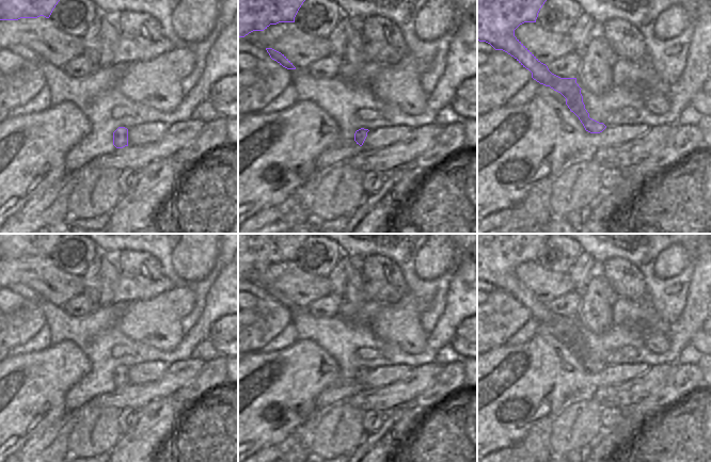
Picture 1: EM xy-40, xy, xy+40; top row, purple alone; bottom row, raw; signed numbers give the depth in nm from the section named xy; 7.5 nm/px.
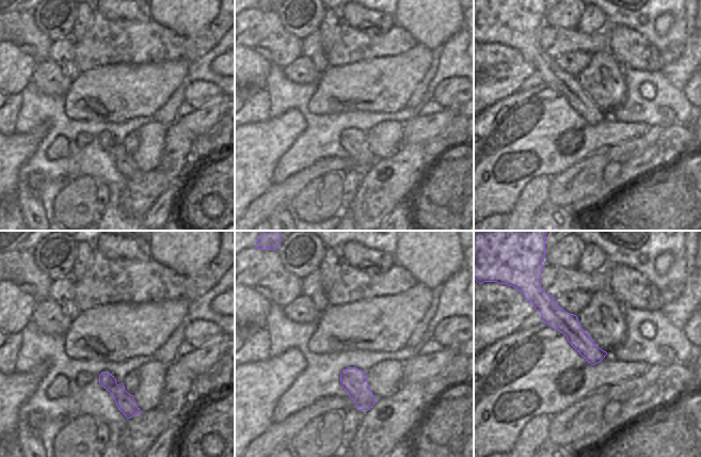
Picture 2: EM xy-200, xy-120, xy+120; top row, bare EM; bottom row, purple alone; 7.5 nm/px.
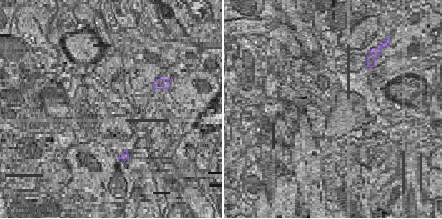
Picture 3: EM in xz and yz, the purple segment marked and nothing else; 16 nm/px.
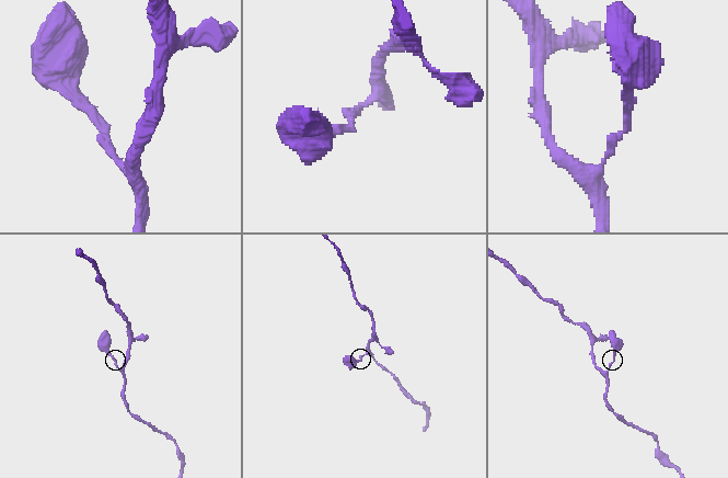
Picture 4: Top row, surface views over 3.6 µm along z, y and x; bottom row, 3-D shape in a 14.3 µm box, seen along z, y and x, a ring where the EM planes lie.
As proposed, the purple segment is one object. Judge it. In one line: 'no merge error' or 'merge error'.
no merge error

